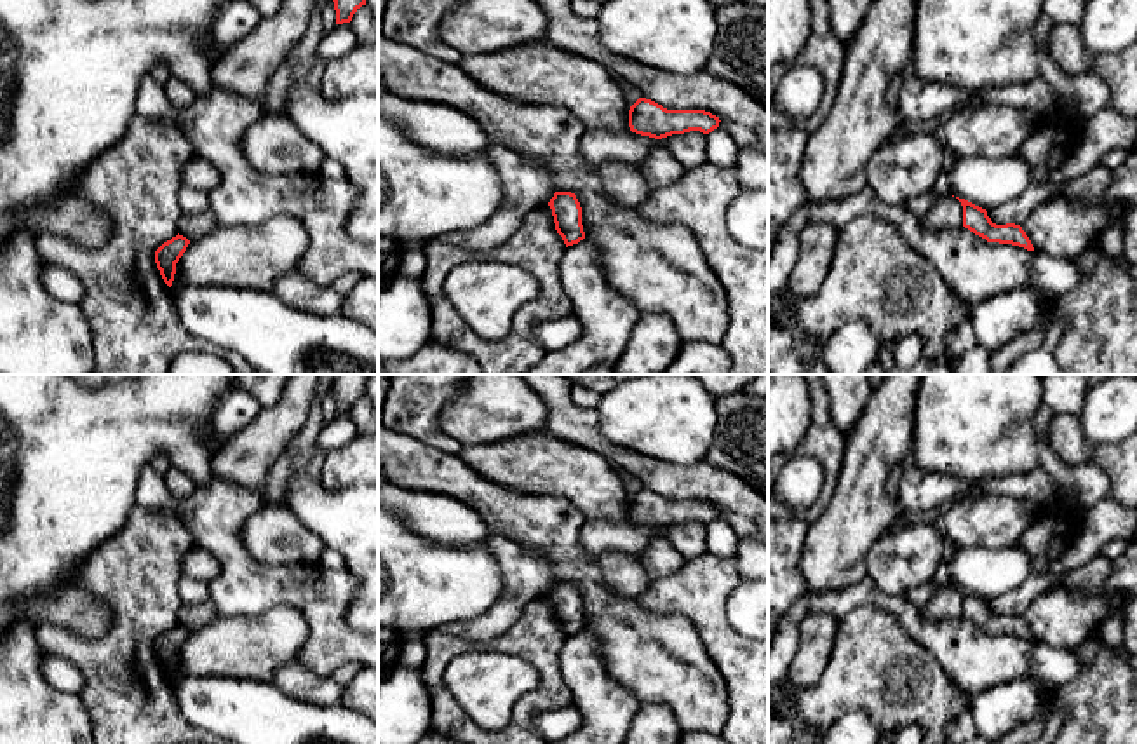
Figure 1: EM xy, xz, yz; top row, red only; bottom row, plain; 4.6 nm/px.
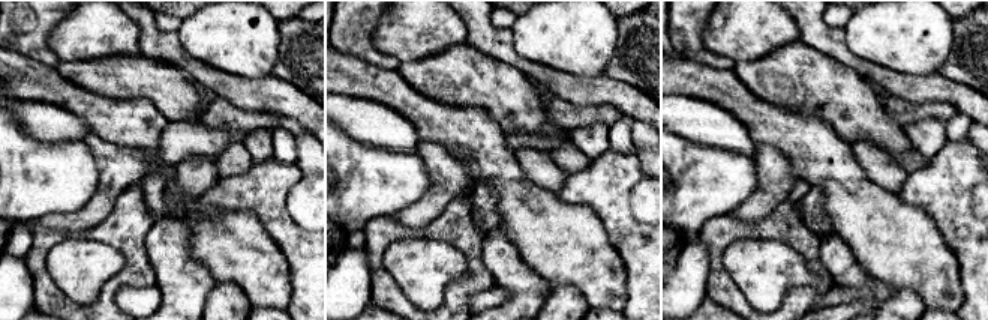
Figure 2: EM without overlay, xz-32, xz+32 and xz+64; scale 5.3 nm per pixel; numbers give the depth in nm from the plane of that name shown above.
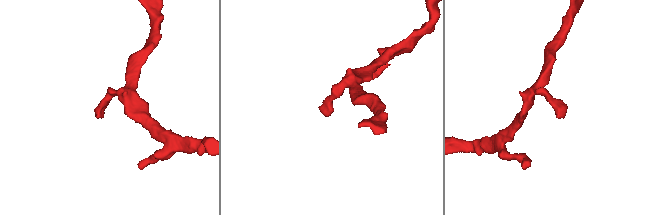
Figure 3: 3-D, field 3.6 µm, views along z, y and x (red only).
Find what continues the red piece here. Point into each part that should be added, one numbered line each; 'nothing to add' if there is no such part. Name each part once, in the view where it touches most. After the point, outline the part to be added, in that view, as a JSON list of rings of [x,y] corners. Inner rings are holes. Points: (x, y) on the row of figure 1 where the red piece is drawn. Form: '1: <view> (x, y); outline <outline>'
nothing to add

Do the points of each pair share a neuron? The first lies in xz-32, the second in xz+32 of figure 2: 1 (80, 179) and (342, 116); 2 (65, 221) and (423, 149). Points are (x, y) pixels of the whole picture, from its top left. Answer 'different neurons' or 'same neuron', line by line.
1: different neurons
2: same neuron

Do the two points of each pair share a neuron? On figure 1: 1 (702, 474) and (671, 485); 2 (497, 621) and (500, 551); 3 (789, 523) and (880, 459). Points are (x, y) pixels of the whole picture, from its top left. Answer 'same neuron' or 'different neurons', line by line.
1: same neuron
2: same neuron
3: different neurons

